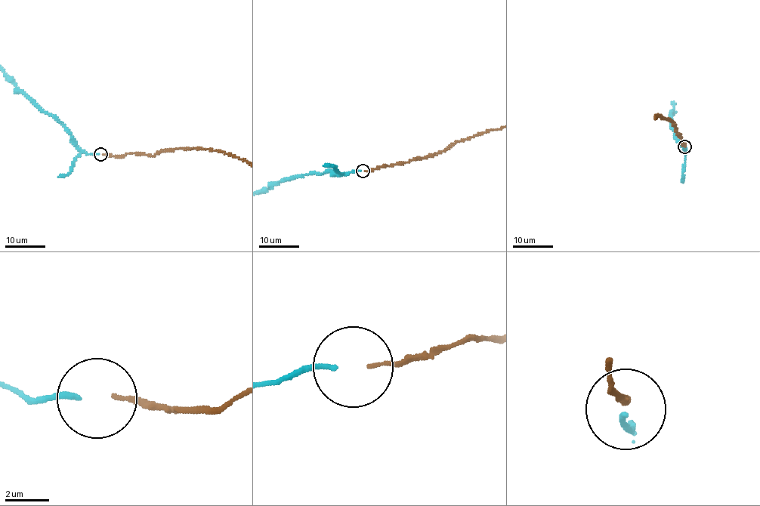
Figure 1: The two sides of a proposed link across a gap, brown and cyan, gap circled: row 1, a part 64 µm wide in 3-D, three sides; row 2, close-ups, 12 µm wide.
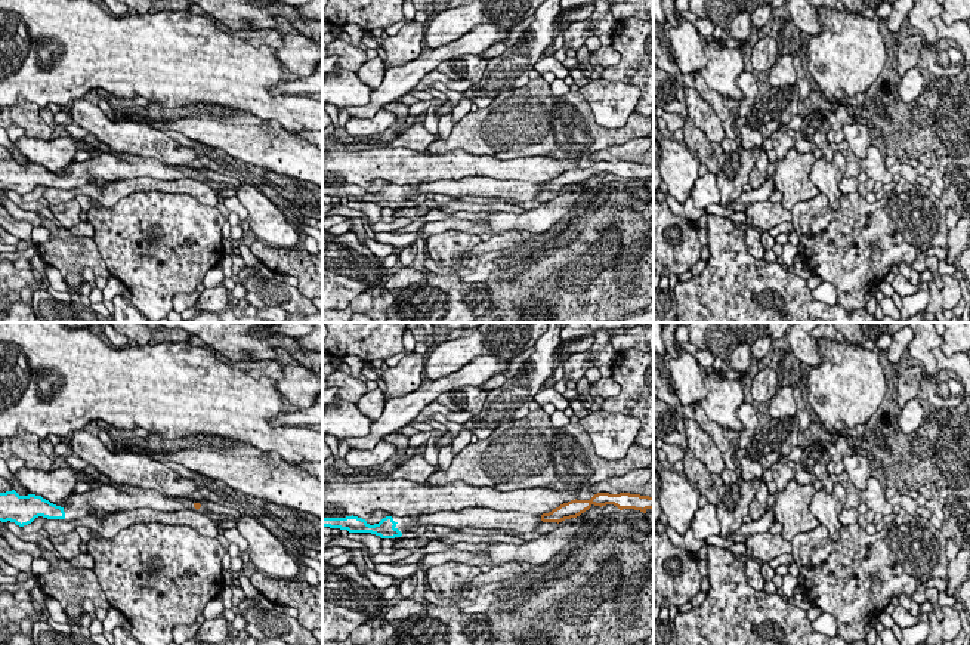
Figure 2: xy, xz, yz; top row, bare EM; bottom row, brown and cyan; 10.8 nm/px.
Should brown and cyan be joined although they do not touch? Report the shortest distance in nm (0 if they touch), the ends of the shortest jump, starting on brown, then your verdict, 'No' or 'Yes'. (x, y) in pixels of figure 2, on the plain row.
Distance 1550 nm. Across: xz (541, 188), (401, 201). Yes

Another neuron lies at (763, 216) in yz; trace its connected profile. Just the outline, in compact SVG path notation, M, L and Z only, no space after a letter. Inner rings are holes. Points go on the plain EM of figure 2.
M781 201L753 203L745 212L745 225L760 232L769 232L772 228L791 220L791 210L787 210Z

